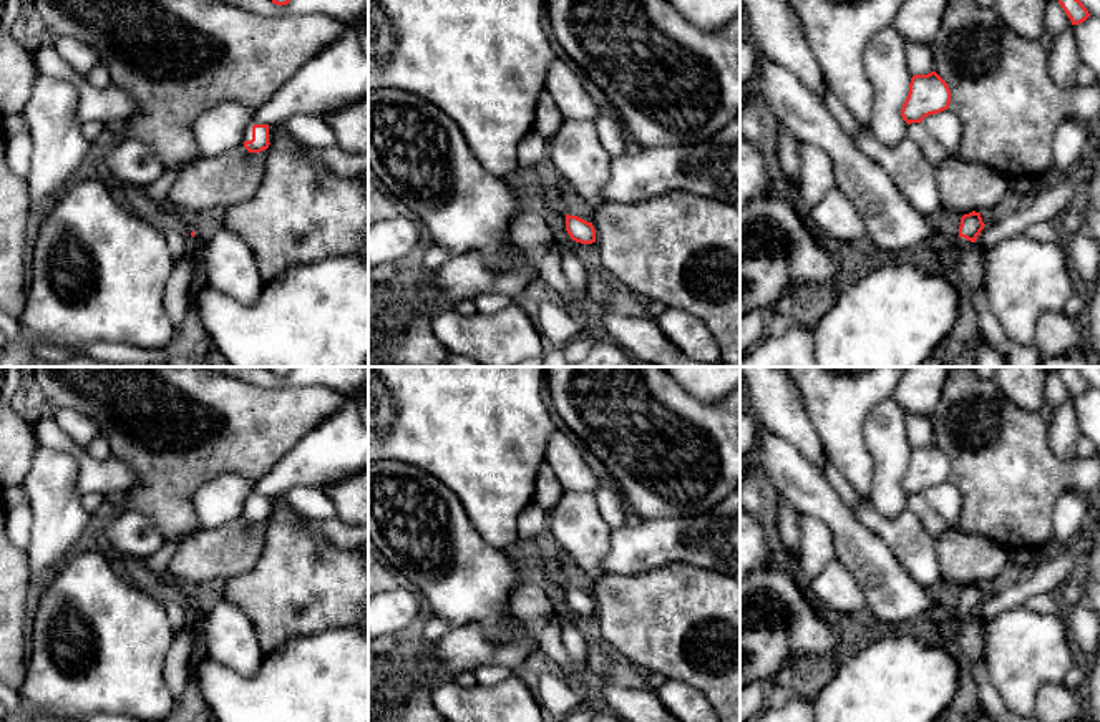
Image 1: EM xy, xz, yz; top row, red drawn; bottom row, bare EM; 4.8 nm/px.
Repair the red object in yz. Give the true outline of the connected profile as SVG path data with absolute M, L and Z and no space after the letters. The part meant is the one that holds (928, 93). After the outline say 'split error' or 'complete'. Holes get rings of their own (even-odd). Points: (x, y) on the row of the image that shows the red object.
M936 71L914 75L901 116L908 124L921 123L926 116L947 110L949 103L951 90Z; complete

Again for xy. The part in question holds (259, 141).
M294 115L289 120L274 124L264 124L254 116L244 129L244 148L249 153L260 153L269 148L280 131L292 136L302 146L330 148L337 144L337 136L324 118Z; split error

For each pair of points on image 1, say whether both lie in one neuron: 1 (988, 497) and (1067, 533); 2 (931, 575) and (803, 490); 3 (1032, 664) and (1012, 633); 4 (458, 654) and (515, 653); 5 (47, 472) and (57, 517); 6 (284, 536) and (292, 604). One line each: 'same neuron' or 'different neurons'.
1: different neurons
2: different neurons
3: same neuron
4: same neuron
5: same neuron
6: same neuron

